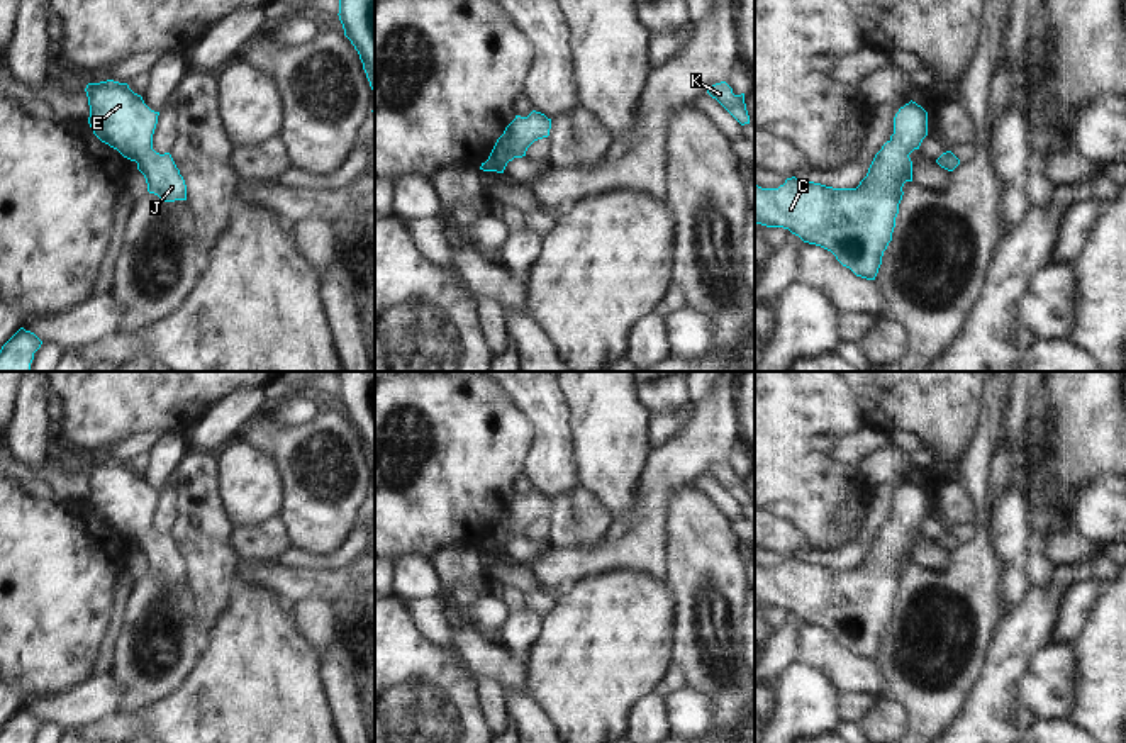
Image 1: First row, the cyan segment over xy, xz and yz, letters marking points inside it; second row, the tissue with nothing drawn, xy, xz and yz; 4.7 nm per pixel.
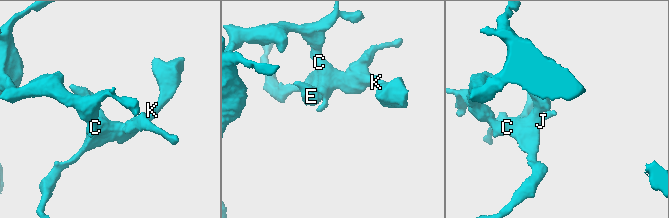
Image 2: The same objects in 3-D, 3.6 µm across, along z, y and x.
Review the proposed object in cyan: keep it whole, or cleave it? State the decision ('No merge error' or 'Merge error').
No merge error.

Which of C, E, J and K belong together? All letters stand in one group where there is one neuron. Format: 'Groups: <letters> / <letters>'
Groups: C E J K.

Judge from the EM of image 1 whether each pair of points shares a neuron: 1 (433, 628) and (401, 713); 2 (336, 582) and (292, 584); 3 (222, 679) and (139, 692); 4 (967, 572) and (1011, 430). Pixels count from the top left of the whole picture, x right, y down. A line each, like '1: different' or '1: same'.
1: different
2: same
3: different
4: different

